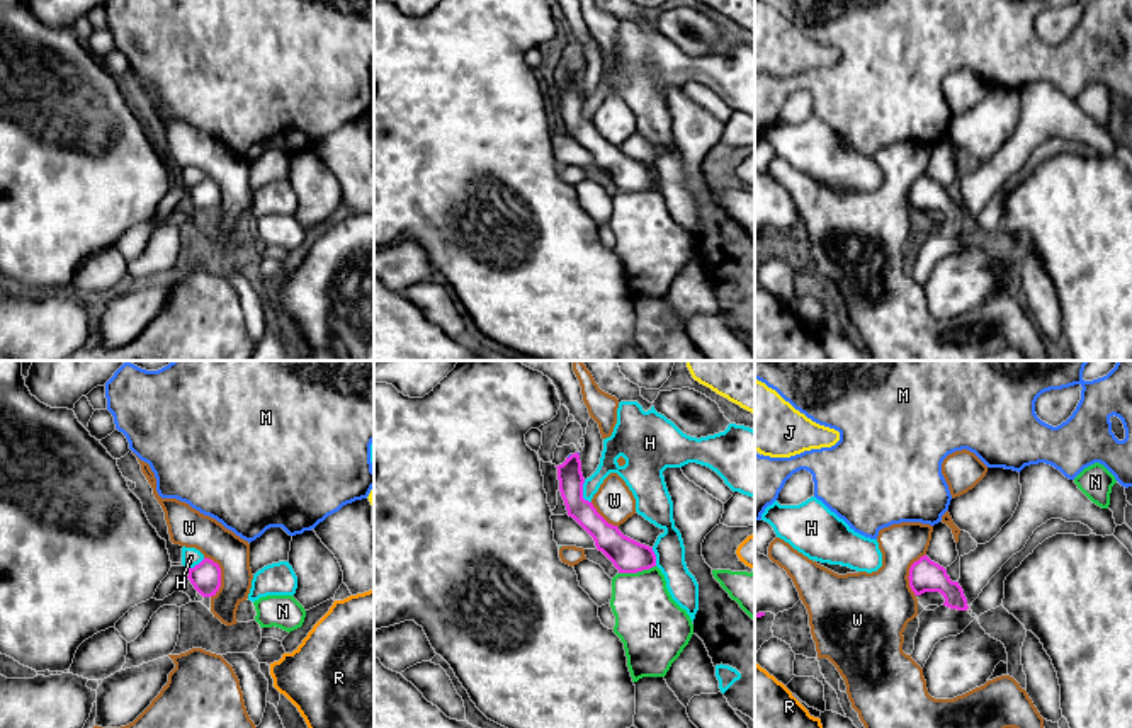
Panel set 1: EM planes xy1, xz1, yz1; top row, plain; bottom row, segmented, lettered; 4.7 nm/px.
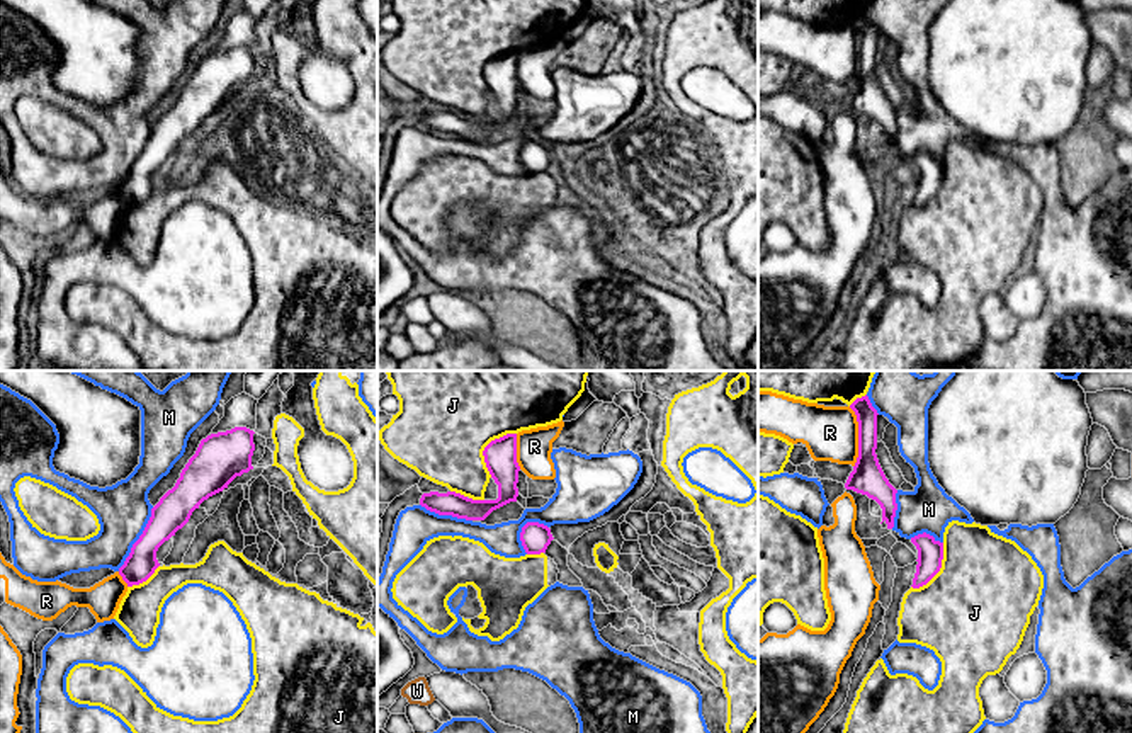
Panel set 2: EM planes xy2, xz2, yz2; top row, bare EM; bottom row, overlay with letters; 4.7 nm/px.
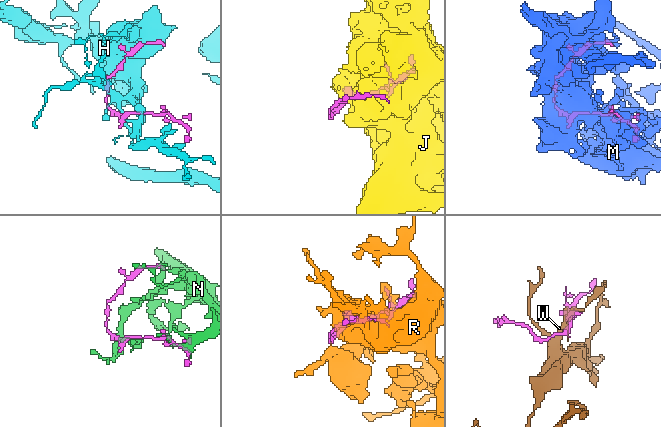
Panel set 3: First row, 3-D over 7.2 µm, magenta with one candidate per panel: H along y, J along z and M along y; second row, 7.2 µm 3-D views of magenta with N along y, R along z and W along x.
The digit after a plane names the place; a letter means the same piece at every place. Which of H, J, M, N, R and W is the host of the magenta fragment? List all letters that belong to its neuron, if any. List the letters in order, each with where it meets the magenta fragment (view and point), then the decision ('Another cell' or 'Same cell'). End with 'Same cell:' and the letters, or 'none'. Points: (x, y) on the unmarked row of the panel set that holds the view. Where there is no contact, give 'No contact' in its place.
H: Touches magenta at xz1 (582, 111). Another cell
J: Touches magenta at xz2 (485, 67). Another cell
M: Touches magenta at xy2 (138, 159). Another cell
N: Touches magenta at xz1 (636, 191). Another cell
R: Touches magenta at yz2 (859, 56). Another cell
W: Touches magenta at xy1 (220, 194). Another cell
Same cell: none

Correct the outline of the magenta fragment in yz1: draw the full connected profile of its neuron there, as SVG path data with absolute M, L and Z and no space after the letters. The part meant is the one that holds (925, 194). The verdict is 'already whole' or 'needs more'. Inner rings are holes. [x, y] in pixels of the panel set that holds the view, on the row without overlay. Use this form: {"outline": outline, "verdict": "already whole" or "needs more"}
{"outline": "M926 173L909 187L909 206L914 214L940 211L945 221L935 230L923 230L914 255L911 277L923 287L935 264L948 255L957 255L976 238L969 233L967 218L959 201L952 201L947 189Z", "verdict": "needs more"}

